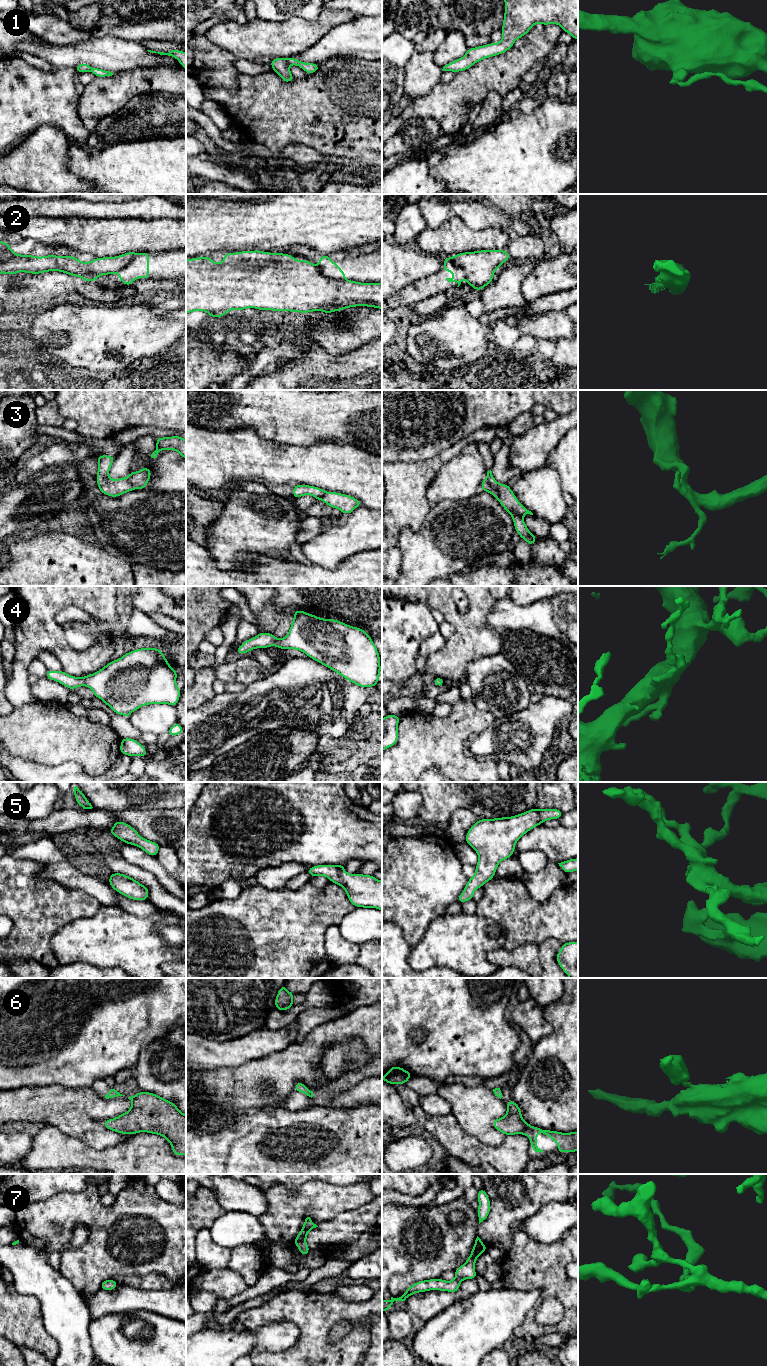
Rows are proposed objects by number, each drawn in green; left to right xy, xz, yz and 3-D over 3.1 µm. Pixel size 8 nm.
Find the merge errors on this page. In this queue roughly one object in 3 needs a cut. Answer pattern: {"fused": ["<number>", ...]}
{"fused": ["1", "2", "3"]}

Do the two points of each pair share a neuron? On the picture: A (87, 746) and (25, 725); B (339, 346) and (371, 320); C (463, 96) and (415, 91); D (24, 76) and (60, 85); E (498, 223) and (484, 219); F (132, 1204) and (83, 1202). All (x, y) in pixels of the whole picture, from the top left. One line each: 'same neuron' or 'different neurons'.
A: same neuron
B: same neuron
C: different neurons
D: same neuron
E: same neuron
F: same neuron

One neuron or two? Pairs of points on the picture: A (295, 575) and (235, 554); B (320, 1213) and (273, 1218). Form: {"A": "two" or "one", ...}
{"A": "two", "B": "one"}

